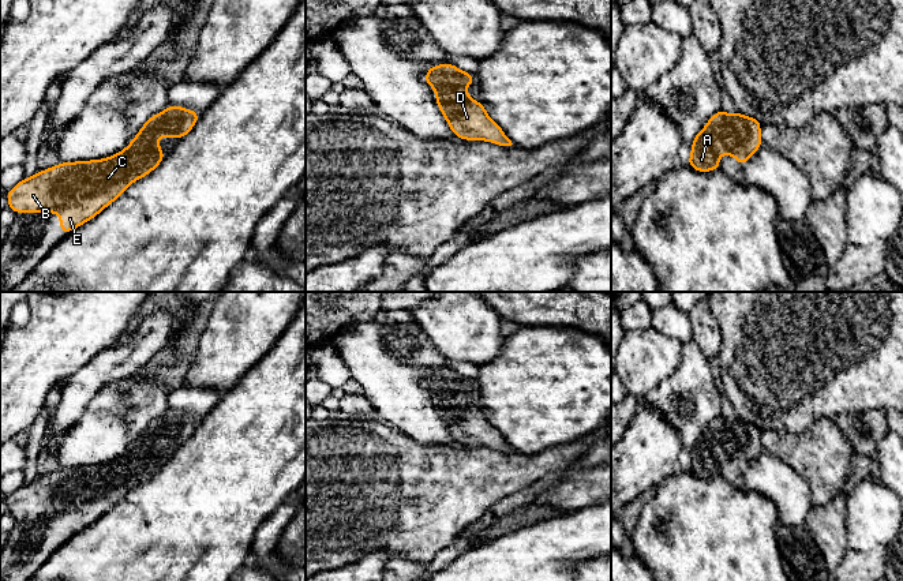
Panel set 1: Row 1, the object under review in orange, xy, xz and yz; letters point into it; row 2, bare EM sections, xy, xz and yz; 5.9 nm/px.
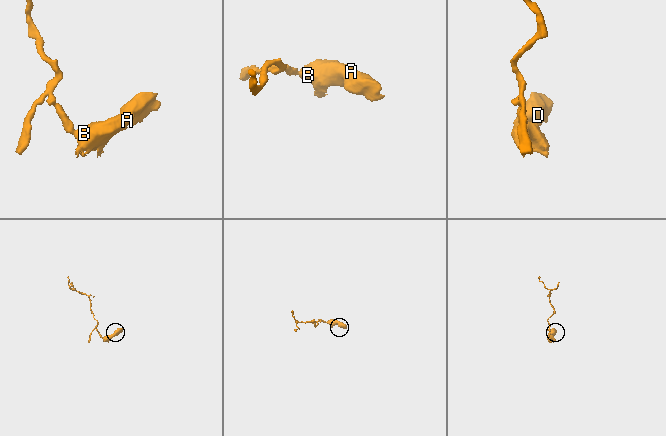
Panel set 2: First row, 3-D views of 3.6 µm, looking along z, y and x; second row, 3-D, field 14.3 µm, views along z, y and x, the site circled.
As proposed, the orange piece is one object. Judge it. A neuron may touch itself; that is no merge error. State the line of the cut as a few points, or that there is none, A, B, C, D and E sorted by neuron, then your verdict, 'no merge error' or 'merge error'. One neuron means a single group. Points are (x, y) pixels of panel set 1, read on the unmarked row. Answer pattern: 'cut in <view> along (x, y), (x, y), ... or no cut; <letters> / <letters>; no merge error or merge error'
no cut; A B C D E; no merge error

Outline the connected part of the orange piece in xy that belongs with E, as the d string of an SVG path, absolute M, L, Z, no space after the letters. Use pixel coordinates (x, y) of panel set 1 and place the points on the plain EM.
M171 408L160 419L153 420L139 435L131 449L121 457L102 465L60 468L49 475L25 483L7 496L8 513L16 518L59 518L60 537L70 539L93 525L115 507L130 490L151 479L166 462L156 447L158 442L184 443L199 426L201 419Z

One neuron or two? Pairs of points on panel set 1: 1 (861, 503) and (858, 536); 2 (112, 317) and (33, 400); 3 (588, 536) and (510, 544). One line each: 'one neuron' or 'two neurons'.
1: one neuron
2: one neuron
3: one neuron

